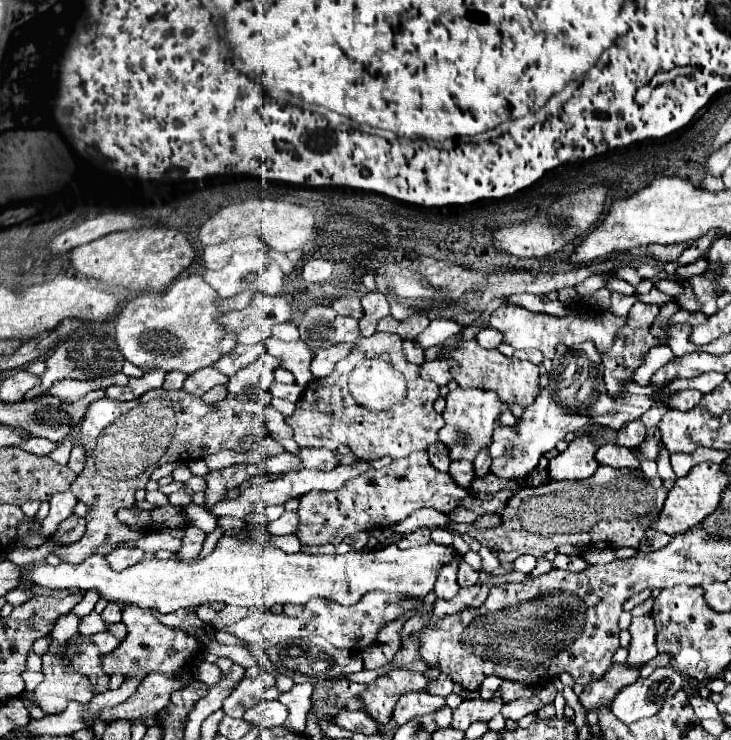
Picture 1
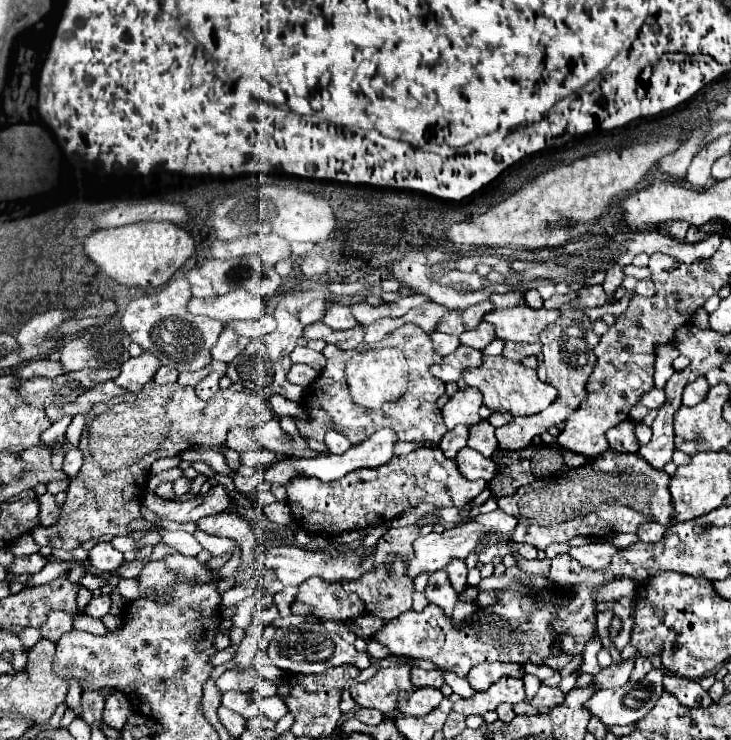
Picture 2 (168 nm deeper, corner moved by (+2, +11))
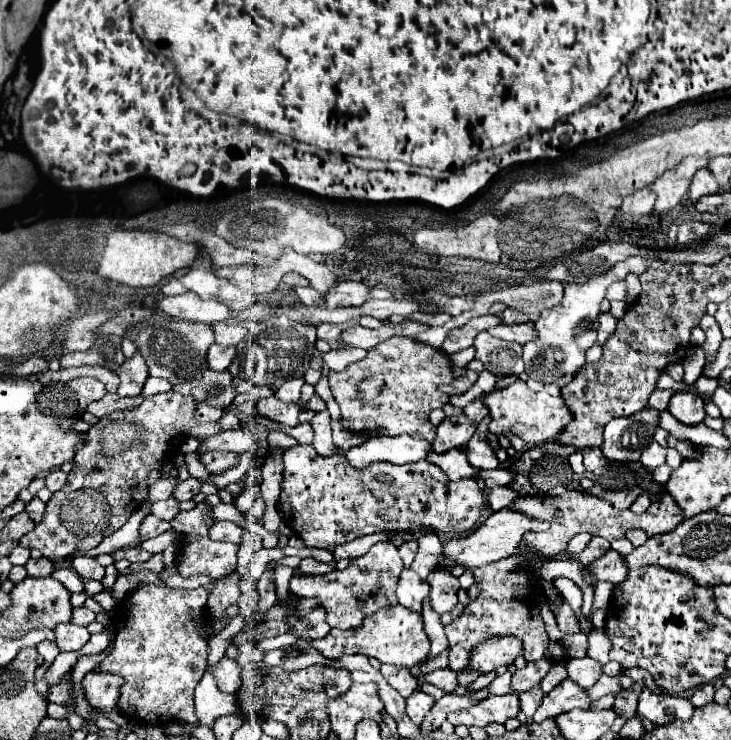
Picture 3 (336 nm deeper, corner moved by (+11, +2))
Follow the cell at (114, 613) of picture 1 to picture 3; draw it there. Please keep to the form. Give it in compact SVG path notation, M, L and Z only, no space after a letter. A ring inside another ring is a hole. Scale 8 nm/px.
M78 607L78 609L74 609L74 613L72 613L72 623L76 623L76 625L88 625L88 623L92 623L96 619L96 613L94 611L90 611L88 607Z

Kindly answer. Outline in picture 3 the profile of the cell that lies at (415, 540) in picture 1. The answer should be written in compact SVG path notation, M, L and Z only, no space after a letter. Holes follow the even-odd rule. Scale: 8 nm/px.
M392 541L376 543L366 555L350 559L344 571L334 569L330 575L298 575L290 579L290 591L298 597L314 597L326 609L326 621L336 629L356 629L372 613L396 603L396 585L404 563Z

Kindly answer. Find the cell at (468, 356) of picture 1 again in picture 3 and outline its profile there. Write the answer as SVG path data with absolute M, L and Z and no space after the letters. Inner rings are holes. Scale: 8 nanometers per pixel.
M516 381L504 389L492 389L484 395L484 405L490 411L490 433L504 435L504 431L512 431L528 445L542 445L548 441L556 441L556 435L568 425L572 419L570 409L564 405L562 397L552 397L546 391L534 393L528 389L524 381Z

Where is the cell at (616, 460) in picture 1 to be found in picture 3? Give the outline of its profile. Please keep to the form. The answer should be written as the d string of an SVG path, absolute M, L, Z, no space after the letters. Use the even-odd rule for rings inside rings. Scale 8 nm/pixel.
M642 409L632 417L612 419L604 427L604 457L610 461L640 461L656 427L658 411L652 409Z

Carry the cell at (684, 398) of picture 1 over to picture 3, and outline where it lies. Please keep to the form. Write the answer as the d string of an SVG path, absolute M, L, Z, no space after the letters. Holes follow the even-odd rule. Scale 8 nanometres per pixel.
M690 391L674 393L674 397L668 403L668 411L684 425L698 425L708 417L702 397Z

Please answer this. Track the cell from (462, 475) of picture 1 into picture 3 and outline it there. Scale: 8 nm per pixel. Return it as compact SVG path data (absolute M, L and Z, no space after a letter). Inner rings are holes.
M482 469L482 471L478 471L478 477L486 483L488 489L498 487L498 485L508 485L512 481L512 473L506 469L496 469L496 471L488 471L488 473L484 473L484 469Z

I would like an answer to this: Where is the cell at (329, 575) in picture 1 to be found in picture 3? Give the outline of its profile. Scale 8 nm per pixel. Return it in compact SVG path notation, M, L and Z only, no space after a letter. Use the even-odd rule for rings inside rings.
M510 507L500 509L496 513L490 513L490 517L478 529L474 529L470 535L450 537L448 541L444 541L442 543L442 559L436 563L436 569L440 569L440 567L452 569L454 565L464 565L466 569L476 569L476 567L500 561L514 553L514 549L522 543L524 533L546 531L546 529L548 529L548 523L542 519L530 519L524 513L512 511Z

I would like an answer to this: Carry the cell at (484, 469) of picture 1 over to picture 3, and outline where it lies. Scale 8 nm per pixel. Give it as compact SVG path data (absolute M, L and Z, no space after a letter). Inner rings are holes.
M474 433L474 437L468 441L468 461L476 469L498 469L500 461L494 455L494 451L488 445L488 437L482 433Z

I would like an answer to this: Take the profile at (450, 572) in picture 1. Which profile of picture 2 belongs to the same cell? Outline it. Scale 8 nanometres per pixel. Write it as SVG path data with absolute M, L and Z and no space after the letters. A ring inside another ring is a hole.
M433 572L429 576L427 588L425 588L425 598L429 600L429 604L439 606L447 618L453 616L453 608L457 602L457 592L453 592L453 588L449 588L449 578L443 572Z

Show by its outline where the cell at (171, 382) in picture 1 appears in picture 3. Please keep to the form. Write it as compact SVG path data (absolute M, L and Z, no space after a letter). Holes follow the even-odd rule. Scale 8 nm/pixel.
M148 377L148 379L146 379L146 385L144 385L142 395L144 395L144 397L150 397L150 395L156 395L156 393L166 393L166 391L170 391L170 389L172 389L172 385L170 385L168 381Z

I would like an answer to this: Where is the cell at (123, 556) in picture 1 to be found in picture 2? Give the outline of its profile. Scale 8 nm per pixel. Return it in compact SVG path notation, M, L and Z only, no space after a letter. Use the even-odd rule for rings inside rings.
M99 542L89 550L89 562L101 572L111 572L123 564L123 554L117 552L111 542Z

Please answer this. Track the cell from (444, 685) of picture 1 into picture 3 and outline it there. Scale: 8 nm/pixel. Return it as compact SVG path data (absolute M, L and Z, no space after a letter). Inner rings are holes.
M382 665L382 675L386 677L386 681L402 695L402 697L410 697L412 693L416 693L420 689L420 683L416 677L410 675L410 671L406 667L396 667L396 665Z

